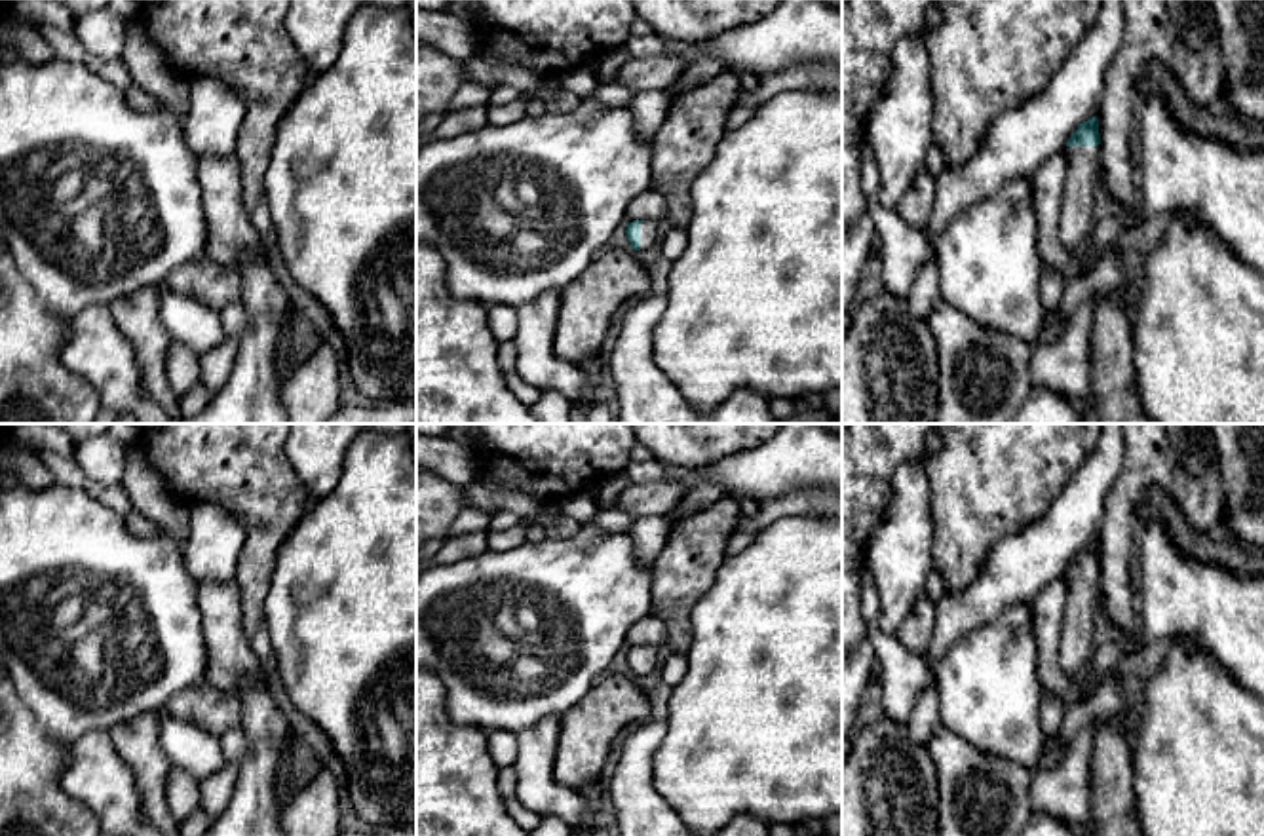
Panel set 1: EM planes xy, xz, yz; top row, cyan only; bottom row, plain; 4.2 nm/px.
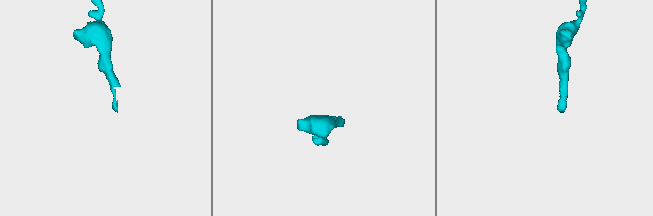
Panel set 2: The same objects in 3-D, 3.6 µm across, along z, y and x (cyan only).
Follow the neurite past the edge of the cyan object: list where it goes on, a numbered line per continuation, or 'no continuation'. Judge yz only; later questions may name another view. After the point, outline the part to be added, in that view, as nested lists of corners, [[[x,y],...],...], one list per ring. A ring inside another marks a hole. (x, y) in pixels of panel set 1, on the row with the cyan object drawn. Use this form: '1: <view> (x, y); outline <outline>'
1: yz (1082, 175); outline [[[1066,146],[1066,192],[1059,220],[1061,243],[1068,253],[1083,249],[1093,230],[1093,190],[1101,175],[1099,146]]]

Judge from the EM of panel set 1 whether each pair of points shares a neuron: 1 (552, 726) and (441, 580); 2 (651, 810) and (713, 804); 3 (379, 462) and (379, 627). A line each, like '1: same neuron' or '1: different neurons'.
1: different neurons
2: different neurons
3: same neuron

